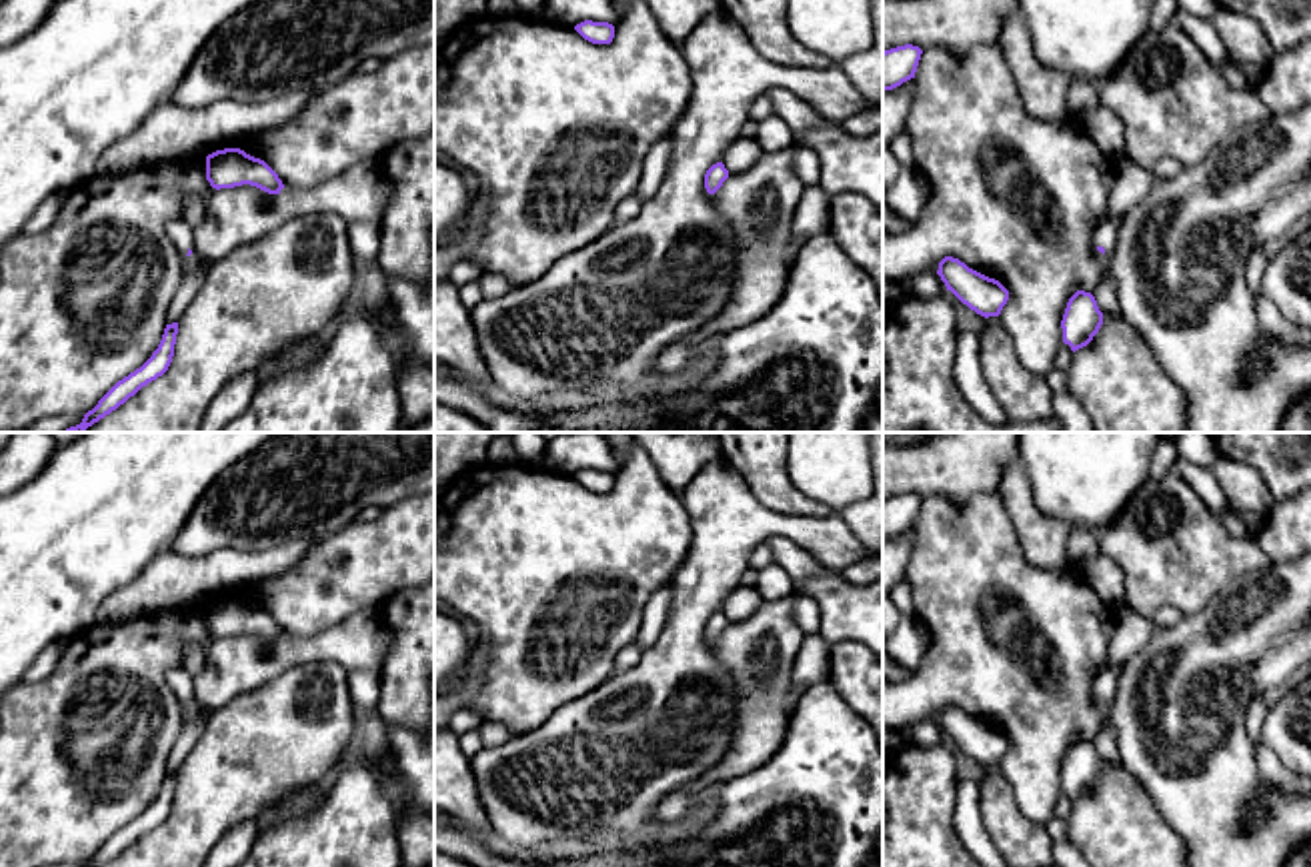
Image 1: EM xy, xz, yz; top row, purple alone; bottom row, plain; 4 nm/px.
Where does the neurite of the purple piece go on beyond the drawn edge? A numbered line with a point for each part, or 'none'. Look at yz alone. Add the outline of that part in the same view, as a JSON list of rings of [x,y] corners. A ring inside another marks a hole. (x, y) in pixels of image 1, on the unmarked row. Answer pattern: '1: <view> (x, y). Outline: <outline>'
1: yz (1105, 685). Outline: [[[1121,667],[1107,669],[1093,685],[1095,693],[1103,695],[1109,705],[1117,693],[1119,671]]]

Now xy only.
1: xy (181, 683). Outline: [[[184,669],[168,671],[168,683],[184,705],[194,697],[192,695],[192,679],[184,673]]]

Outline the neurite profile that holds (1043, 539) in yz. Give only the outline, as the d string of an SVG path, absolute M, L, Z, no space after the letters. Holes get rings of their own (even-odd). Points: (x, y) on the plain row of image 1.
M1019 461L1003 471L997 495L1009 513L1025 561L1047 571L1065 569L1073 527L1039 511L1025 467Z

